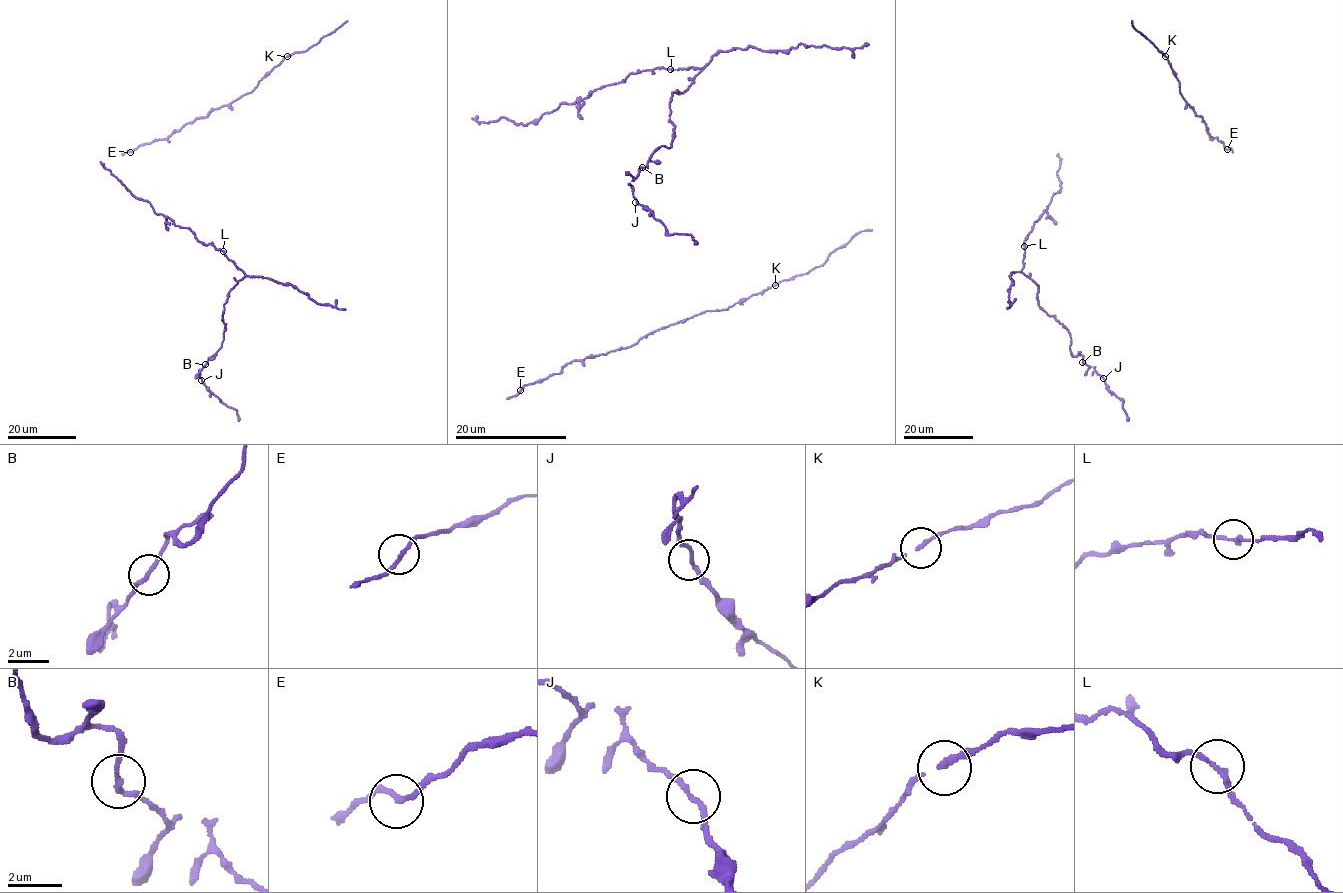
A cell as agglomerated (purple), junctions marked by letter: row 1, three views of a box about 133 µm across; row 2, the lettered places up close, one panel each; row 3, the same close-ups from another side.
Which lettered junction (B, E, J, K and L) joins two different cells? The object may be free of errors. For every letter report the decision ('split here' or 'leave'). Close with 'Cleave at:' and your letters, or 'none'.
B: leave
E: leave
J: leave
K: leave
L: leave
Cleave at: none

